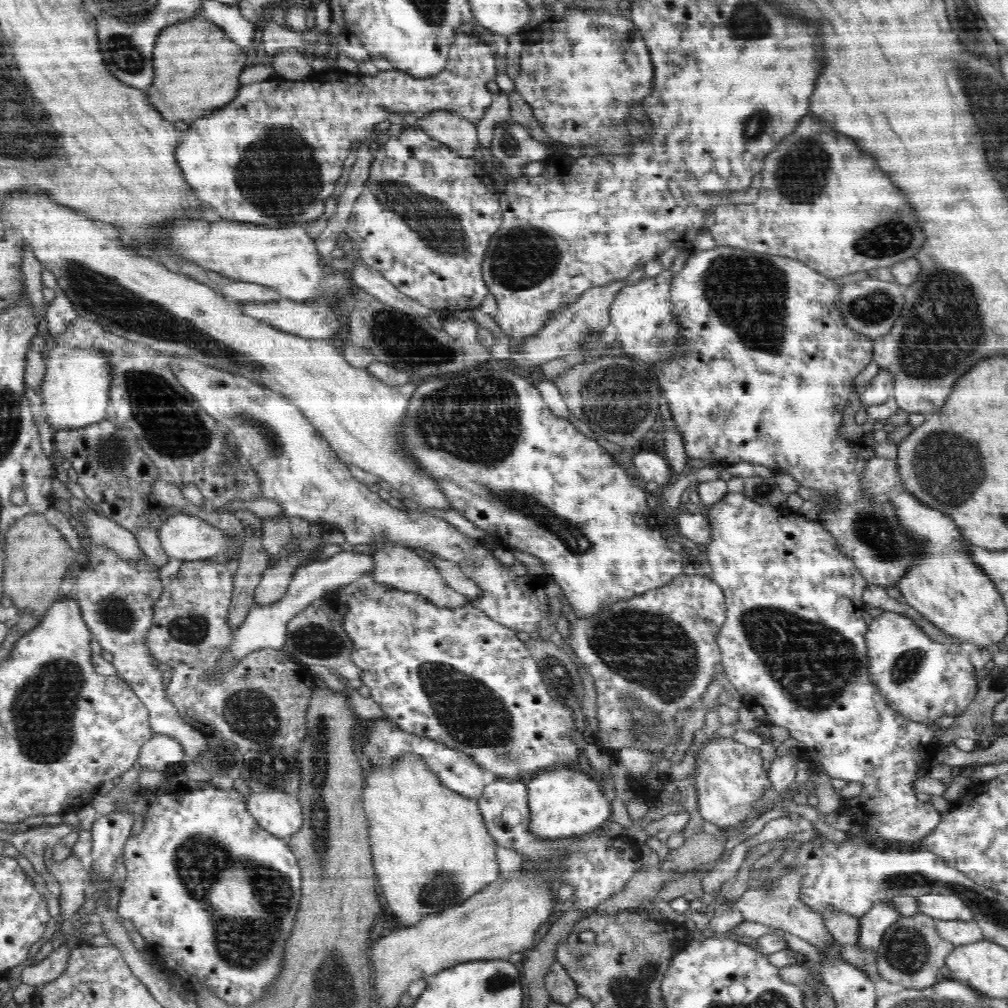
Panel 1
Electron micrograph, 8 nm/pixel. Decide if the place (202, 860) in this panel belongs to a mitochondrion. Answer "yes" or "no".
yes

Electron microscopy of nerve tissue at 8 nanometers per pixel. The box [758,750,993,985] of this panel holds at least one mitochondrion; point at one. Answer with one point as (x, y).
(906, 950)

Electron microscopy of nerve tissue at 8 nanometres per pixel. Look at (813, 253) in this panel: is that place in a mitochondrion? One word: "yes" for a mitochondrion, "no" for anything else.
no

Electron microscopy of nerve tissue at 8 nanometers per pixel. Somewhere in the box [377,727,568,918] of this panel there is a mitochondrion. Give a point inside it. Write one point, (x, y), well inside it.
(445, 887)

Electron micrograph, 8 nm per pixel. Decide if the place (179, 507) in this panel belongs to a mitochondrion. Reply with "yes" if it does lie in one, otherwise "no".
no

